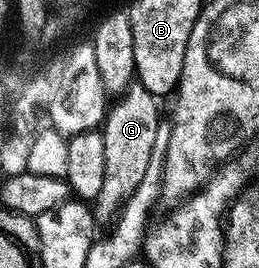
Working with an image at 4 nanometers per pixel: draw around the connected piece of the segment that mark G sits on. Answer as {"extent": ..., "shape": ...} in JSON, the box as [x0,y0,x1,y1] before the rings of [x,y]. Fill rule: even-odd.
{"extent":[91,84,161,223],"shape":[[[139,84],[130,85],[127,93],[118,99],[115,106],[110,105],[105,115],[103,129],[103,149],[105,153],[106,166],[103,171],[103,189],[100,190],[99,196],[92,199],[91,209],[93,212],[94,223],[101,222],[112,223],[114,219],[121,213],[121,209],[130,196],[139,188],[139,184],[143,181],[143,176],[147,176],[147,164],[151,164],[151,152],[158,149],[157,129],[161,126],[161,110],[159,100],[151,92],[147,92],[147,88],[143,88]]]}

